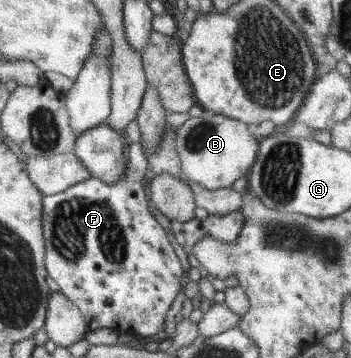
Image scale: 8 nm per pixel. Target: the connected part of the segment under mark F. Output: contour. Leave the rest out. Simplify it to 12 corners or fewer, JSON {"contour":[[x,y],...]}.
{"contour":[[129,142],[116,185],[42,198],[44,265],[88,330],[164,329],[185,262]]}

